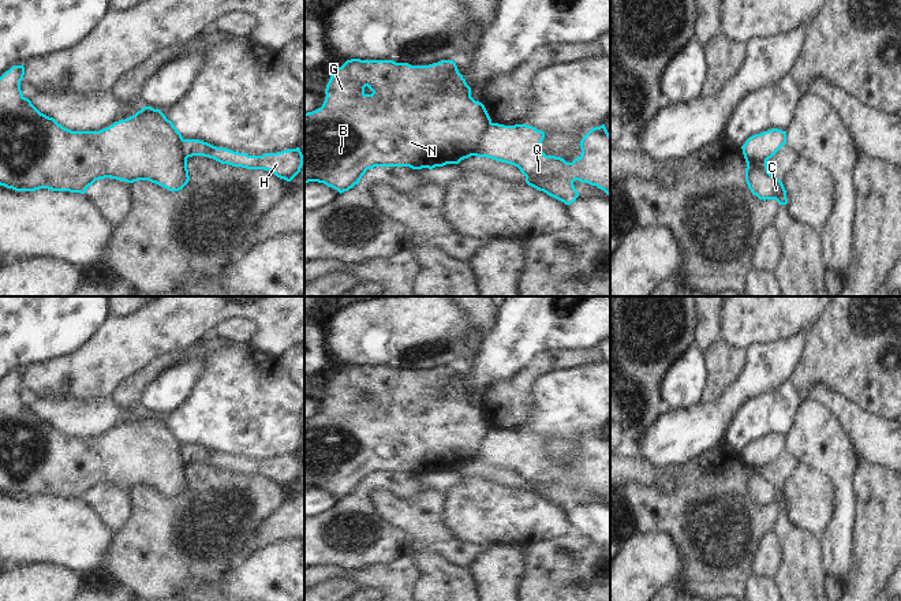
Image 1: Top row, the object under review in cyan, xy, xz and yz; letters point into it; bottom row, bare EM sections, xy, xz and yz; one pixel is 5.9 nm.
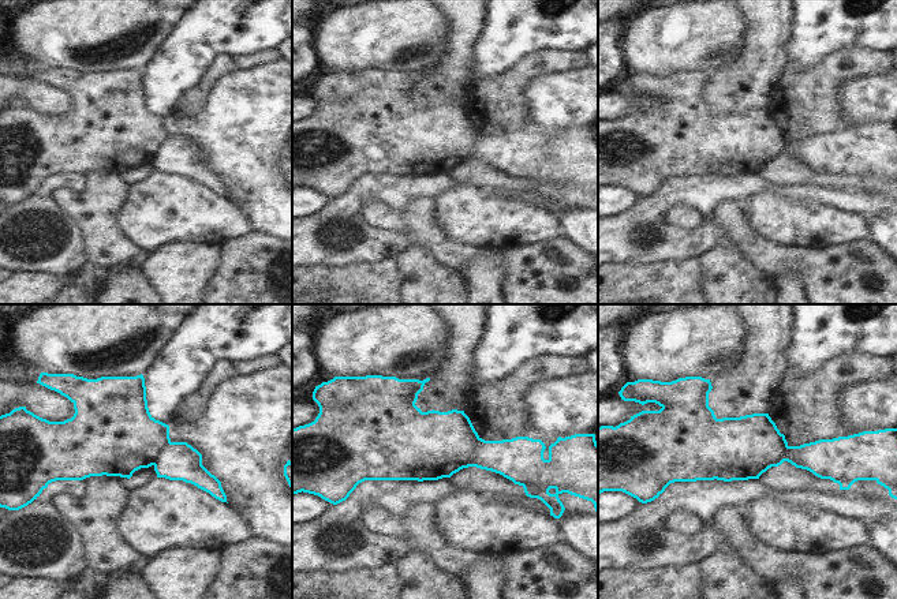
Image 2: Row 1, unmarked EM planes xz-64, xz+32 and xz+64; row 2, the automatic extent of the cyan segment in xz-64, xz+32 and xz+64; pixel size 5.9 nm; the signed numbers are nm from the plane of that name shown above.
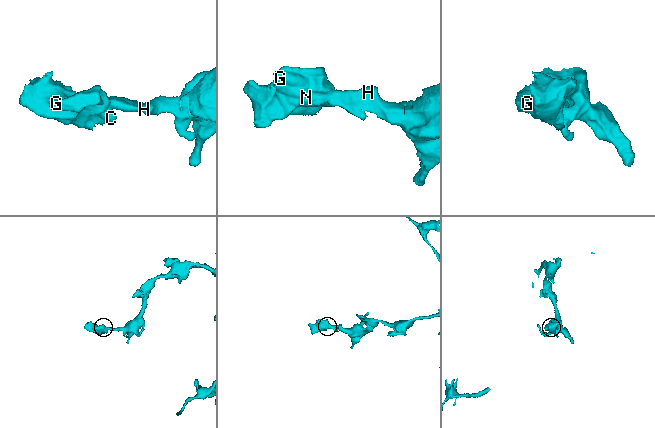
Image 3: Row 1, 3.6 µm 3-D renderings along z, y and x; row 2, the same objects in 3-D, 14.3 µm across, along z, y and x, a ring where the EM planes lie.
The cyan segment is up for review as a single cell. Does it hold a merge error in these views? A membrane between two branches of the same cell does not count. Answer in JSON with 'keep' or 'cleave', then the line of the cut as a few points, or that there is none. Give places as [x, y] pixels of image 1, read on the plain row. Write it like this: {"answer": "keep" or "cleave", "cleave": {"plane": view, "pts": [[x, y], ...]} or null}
{"answer": "cleave", "cleave": {"plane": "xz", "pts": [[492, 429], [475, 460]]}}

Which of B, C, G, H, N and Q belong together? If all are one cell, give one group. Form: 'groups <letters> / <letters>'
groups B C G N / H Q

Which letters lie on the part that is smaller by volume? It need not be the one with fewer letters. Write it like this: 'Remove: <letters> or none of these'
Remove: B, C, G, N.

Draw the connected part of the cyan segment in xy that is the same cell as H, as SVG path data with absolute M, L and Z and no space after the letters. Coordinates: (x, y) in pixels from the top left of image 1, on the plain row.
M183 445L186 463L203 462L221 470L242 473L247 475L265 475L277 484L291 488L303 471L303 460L299 453L262 462L248 462L247 459L217 453L199 445Z

